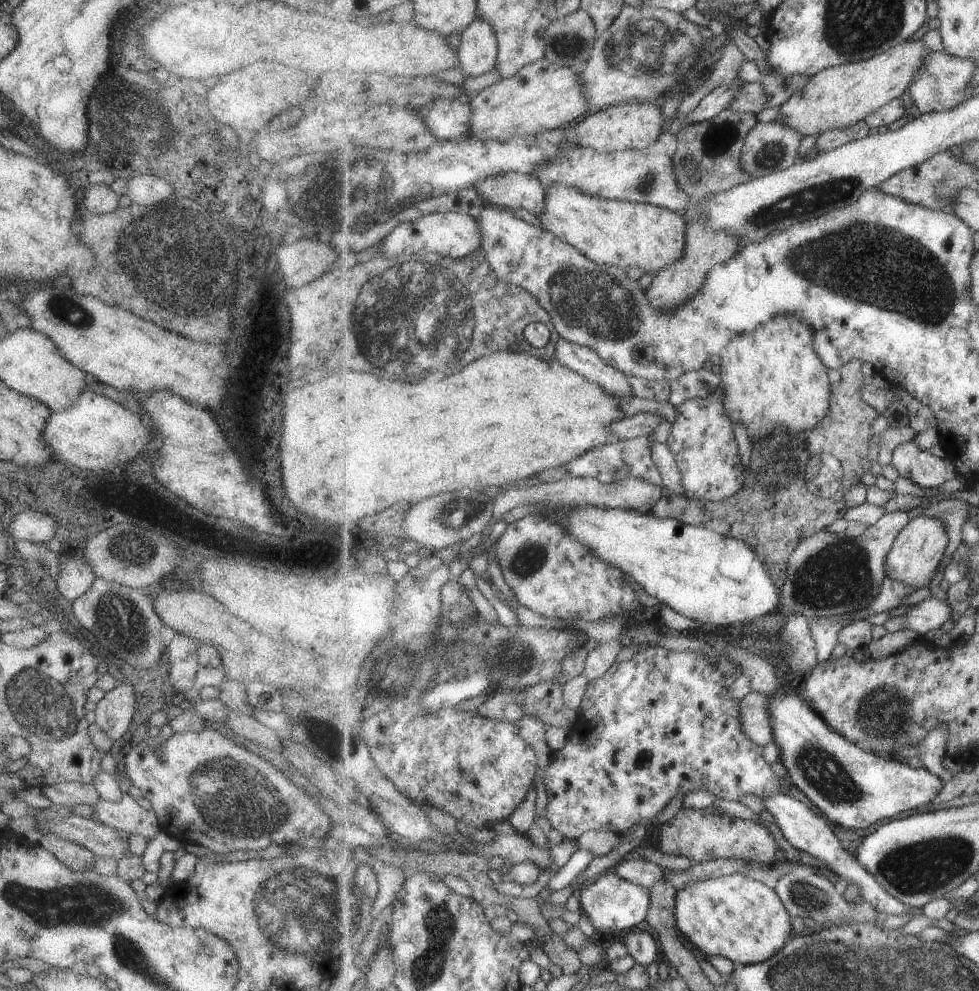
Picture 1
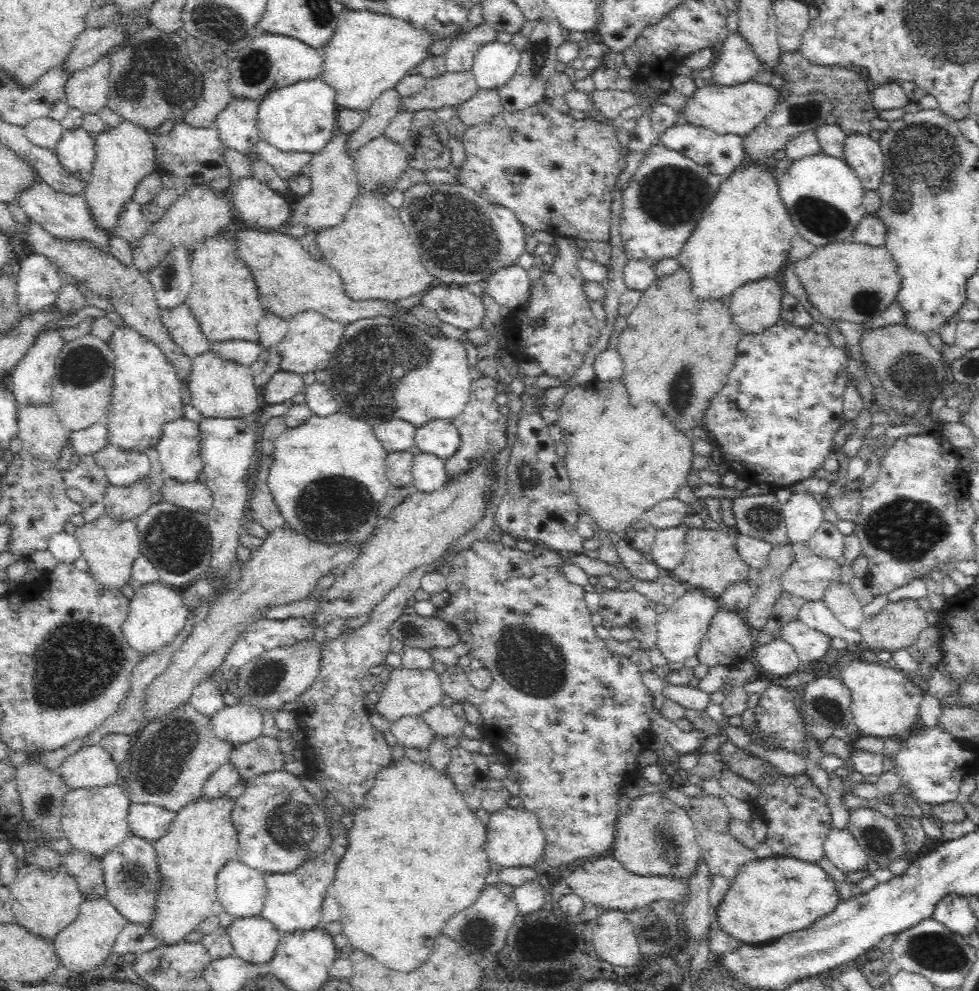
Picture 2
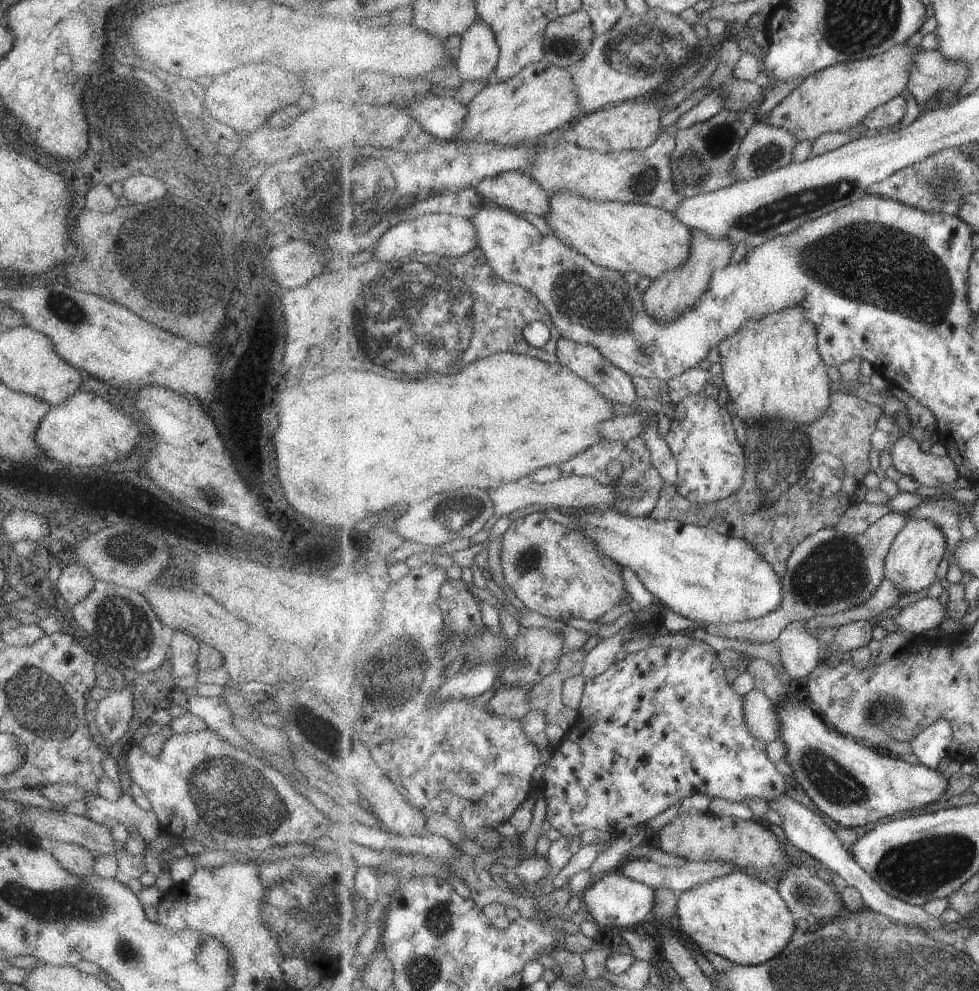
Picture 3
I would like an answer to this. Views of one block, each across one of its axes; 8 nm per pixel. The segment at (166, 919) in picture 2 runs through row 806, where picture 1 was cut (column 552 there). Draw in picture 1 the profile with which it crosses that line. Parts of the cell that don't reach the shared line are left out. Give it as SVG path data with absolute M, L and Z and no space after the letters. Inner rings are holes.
M559 183L545 190L546 209L537 216L543 228L572 244L597 264L617 265L623 270L637 266L655 276L685 254L686 220L679 211L649 203L592 196Z

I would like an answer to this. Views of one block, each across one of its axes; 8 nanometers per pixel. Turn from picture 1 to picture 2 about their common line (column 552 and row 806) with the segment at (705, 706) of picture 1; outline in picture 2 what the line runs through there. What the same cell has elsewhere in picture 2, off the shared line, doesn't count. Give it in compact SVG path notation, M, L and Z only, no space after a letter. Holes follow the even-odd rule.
M776 767L774 771L776 784L758 786L760 796L751 803L767 824L765 843L780 857L817 864L824 856L823 842L832 828L827 797L806 774L792 777L783 776Z

